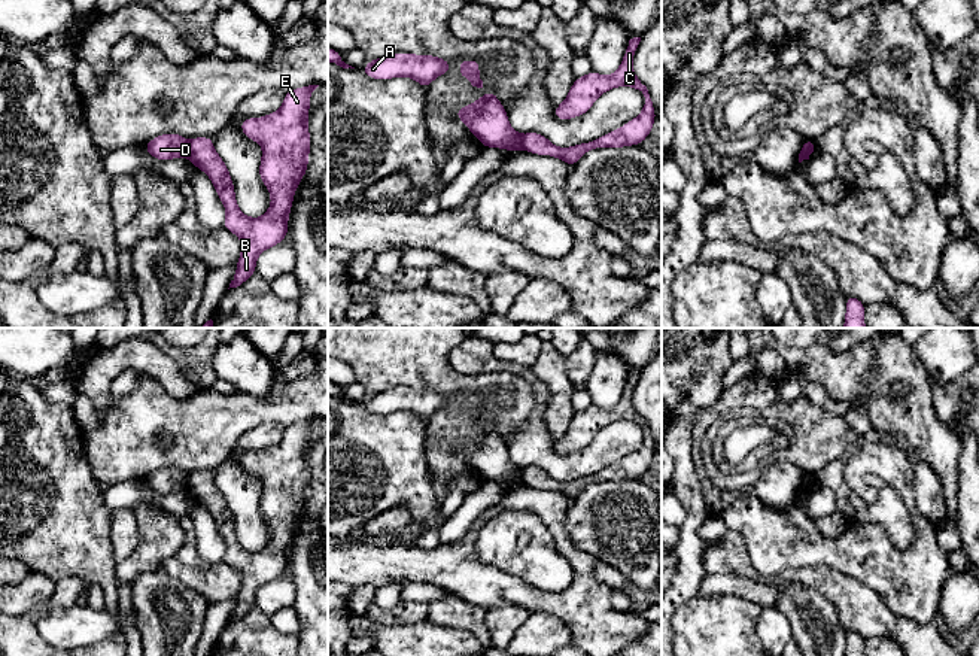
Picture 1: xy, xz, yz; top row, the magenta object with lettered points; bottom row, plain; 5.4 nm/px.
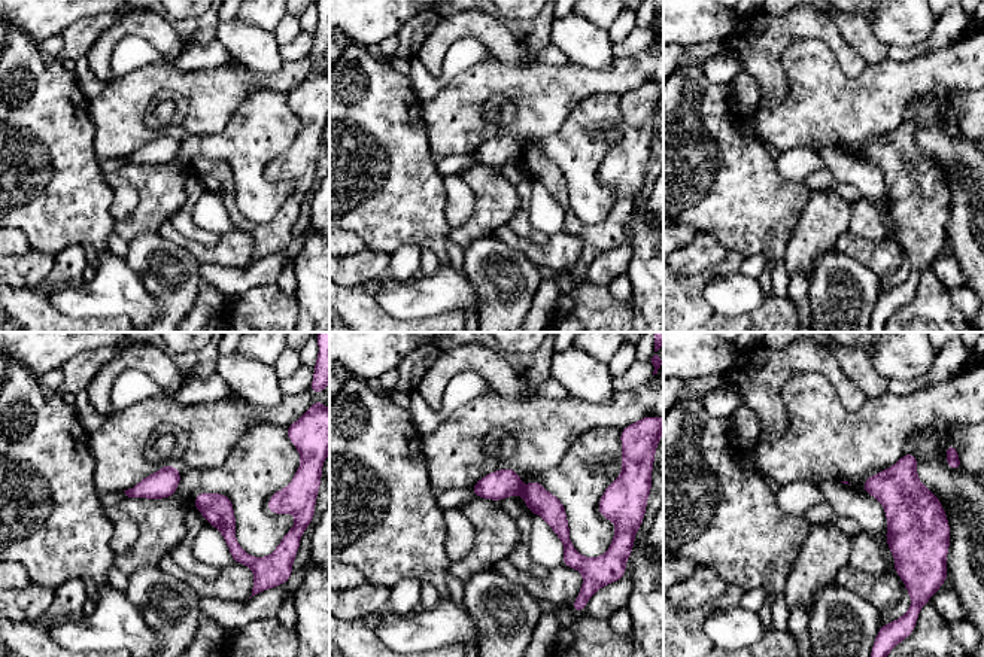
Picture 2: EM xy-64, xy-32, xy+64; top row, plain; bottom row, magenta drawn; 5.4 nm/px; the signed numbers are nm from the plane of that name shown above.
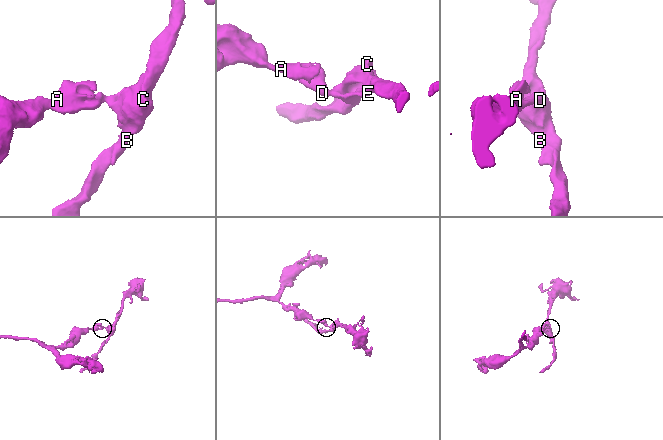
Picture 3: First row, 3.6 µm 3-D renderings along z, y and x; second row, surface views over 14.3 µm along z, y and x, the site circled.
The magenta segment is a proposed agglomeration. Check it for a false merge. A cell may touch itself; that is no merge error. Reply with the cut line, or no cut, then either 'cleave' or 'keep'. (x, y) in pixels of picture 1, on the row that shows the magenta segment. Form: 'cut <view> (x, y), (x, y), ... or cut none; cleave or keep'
cut xy (187, 140), (188, 155); cleave

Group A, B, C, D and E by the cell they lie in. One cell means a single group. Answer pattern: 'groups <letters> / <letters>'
groups A D / B C E

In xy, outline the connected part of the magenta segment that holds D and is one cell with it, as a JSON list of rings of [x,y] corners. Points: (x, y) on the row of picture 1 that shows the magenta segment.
[[[167,133],[153,137],[143,149],[153,158],[167,161],[179,157],[188,157],[188,140],[177,133]]]

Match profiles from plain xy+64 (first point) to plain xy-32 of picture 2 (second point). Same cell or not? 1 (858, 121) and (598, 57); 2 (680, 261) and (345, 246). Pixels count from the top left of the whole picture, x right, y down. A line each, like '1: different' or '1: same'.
1: different
2: different

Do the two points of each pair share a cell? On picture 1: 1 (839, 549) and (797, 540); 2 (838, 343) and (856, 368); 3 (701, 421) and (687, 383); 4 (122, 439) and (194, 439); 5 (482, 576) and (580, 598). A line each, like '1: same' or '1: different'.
1: same
2: different
3: different
4: same
5: same

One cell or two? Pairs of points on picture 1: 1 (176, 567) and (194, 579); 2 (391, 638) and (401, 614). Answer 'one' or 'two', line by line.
1: one
2: two

